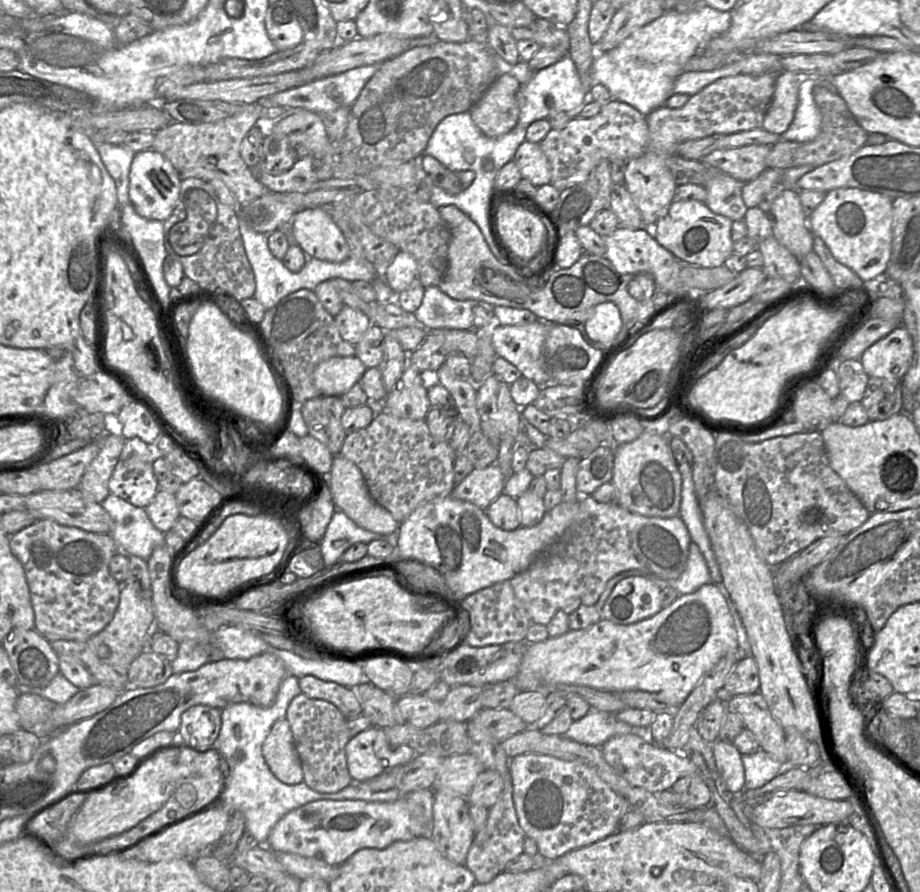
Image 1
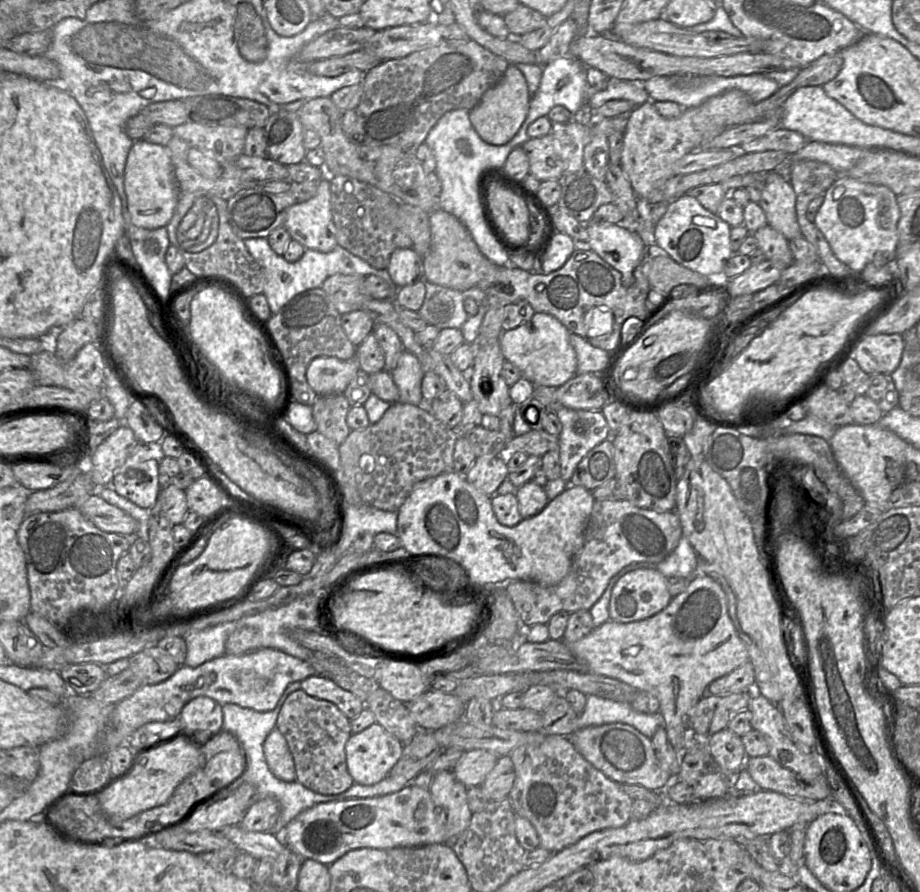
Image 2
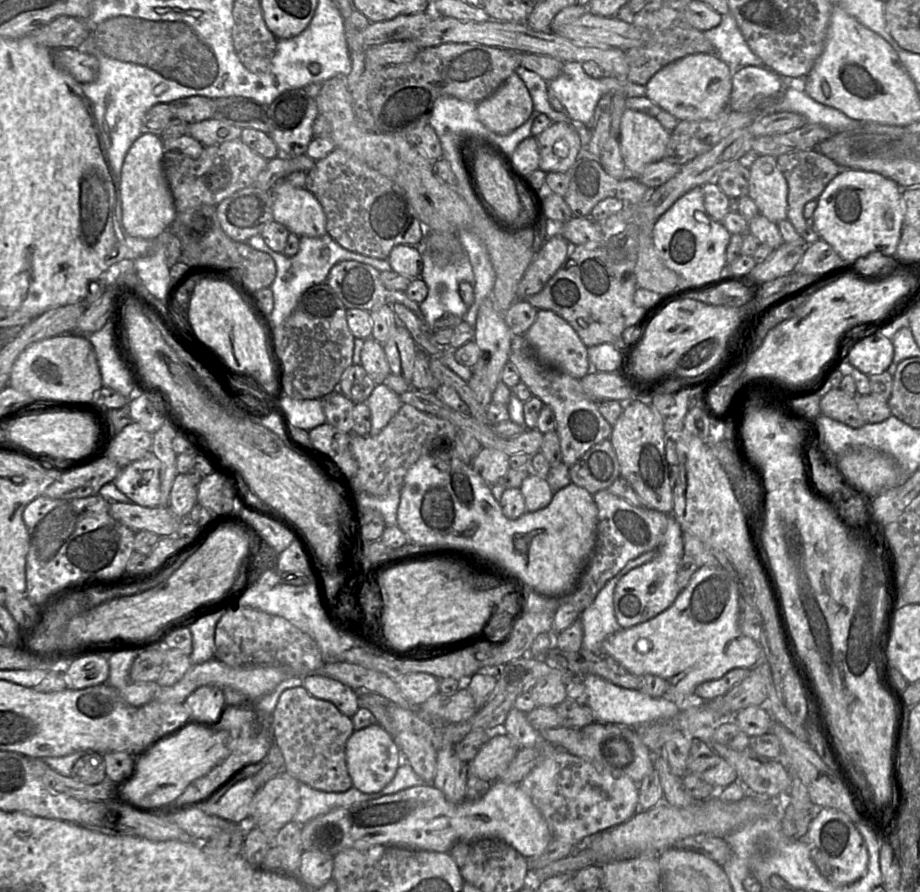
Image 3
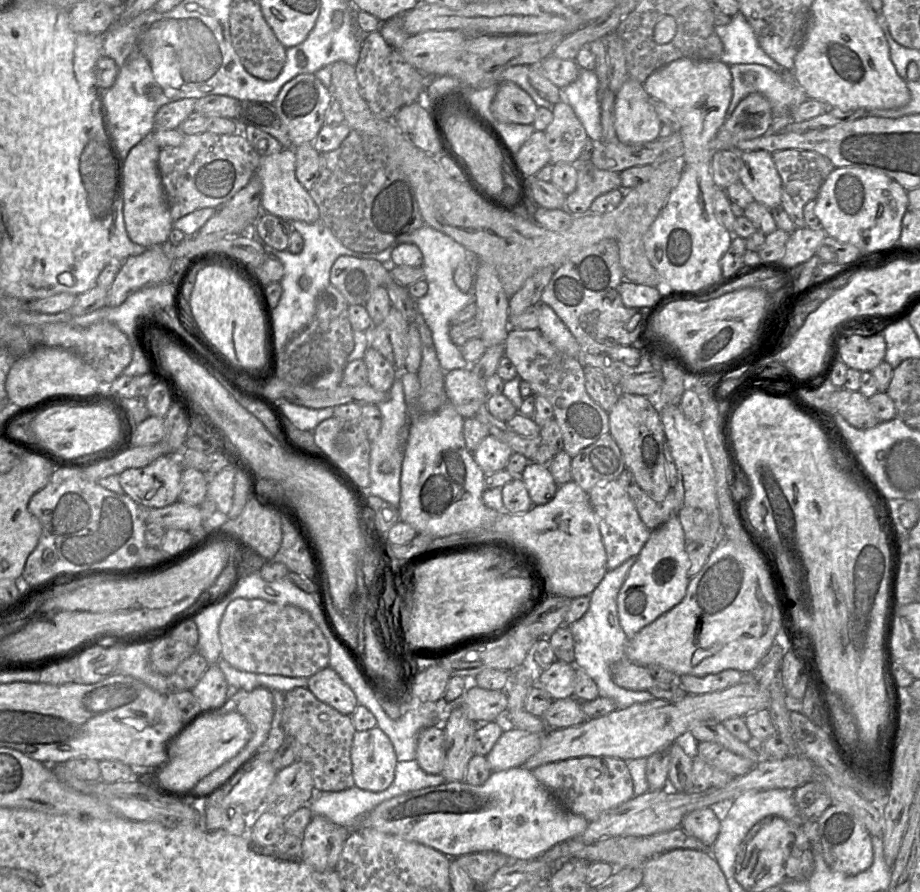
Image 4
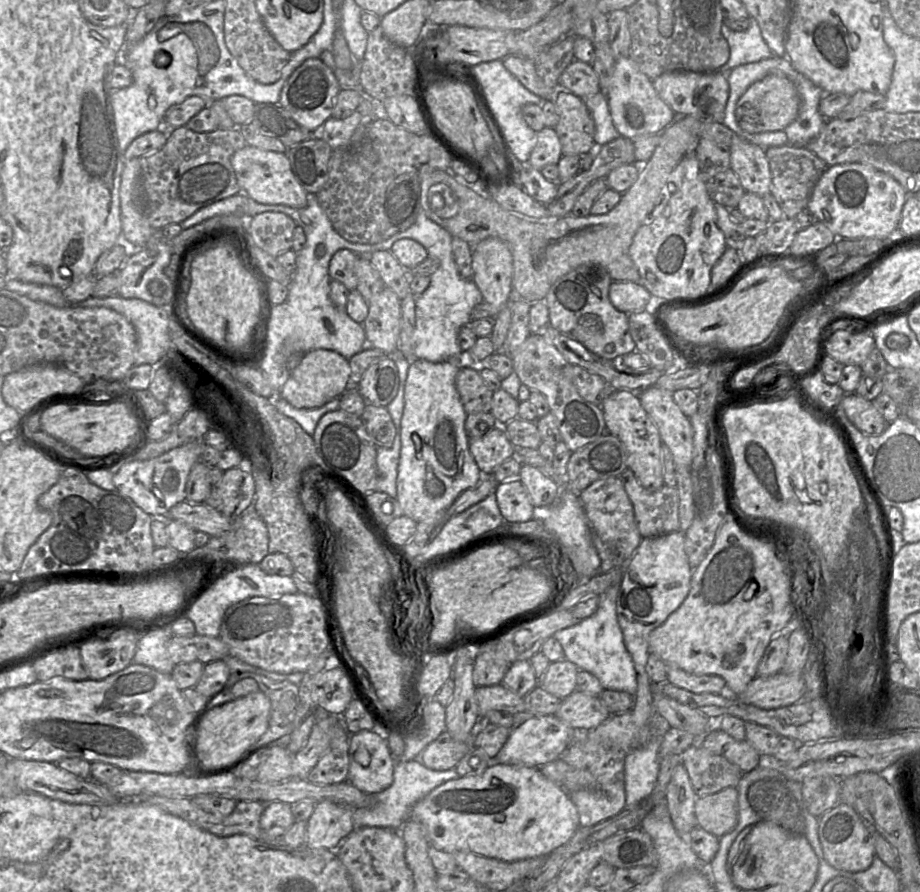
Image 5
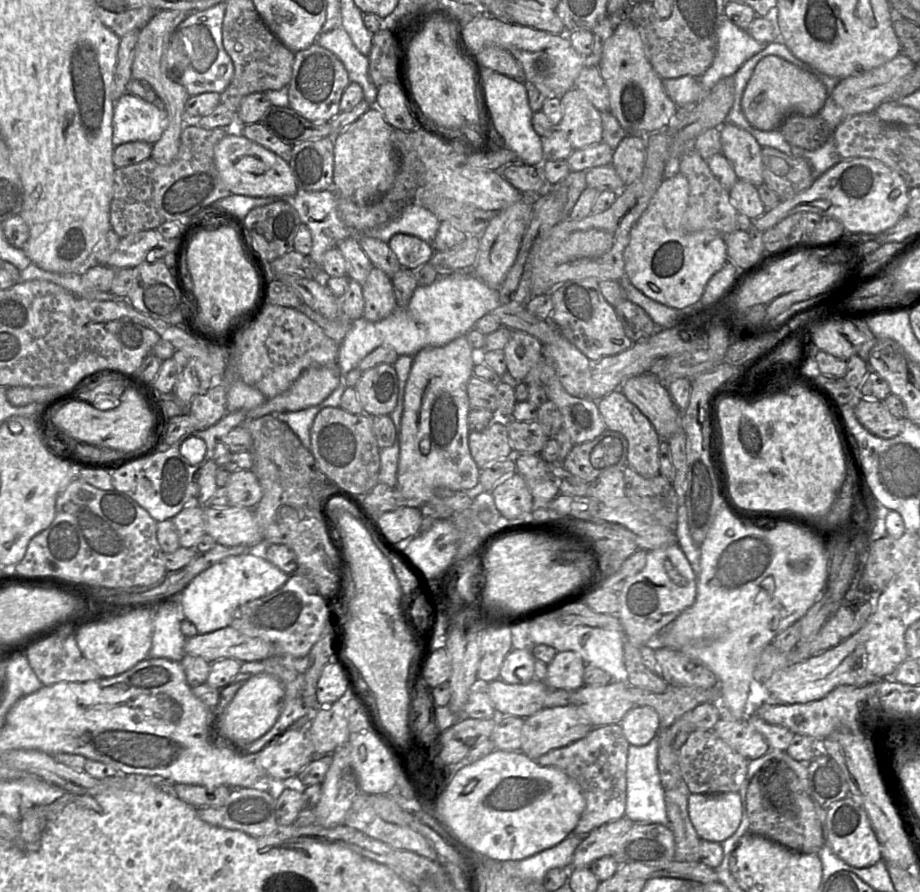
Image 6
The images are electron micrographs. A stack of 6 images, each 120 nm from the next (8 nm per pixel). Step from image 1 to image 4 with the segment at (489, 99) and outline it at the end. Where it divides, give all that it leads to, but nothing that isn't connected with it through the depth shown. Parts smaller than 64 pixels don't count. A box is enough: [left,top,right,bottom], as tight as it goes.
[491,81,538,124]

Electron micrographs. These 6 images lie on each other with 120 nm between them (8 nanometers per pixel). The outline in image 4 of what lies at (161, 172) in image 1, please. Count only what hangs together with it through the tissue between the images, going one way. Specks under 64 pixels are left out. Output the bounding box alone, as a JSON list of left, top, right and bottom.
[123,131,173,247]

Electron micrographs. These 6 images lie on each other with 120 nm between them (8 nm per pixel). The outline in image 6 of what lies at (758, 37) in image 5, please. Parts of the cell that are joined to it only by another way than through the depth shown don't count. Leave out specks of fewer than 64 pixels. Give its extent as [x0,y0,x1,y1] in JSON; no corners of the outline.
[699,17,767,91]

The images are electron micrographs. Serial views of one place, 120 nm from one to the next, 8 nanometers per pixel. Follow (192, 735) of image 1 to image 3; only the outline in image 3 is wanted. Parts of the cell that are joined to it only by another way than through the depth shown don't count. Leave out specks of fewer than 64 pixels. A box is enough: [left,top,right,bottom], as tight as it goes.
[185,685,226,727]

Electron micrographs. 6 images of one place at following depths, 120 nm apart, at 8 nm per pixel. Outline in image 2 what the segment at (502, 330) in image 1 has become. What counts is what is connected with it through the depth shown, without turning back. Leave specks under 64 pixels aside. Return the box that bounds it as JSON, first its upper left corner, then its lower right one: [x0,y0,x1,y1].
[499,312,577,388]

